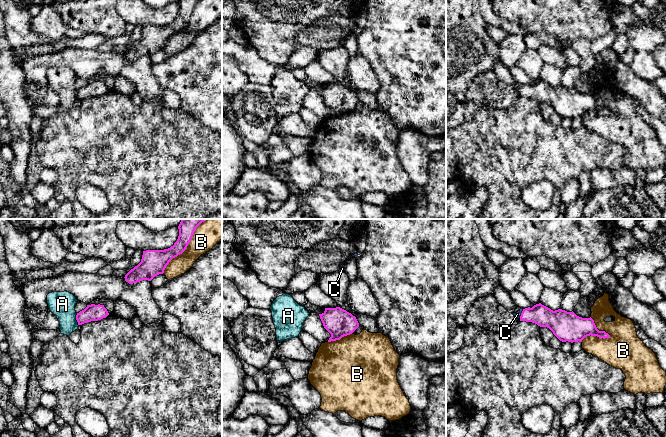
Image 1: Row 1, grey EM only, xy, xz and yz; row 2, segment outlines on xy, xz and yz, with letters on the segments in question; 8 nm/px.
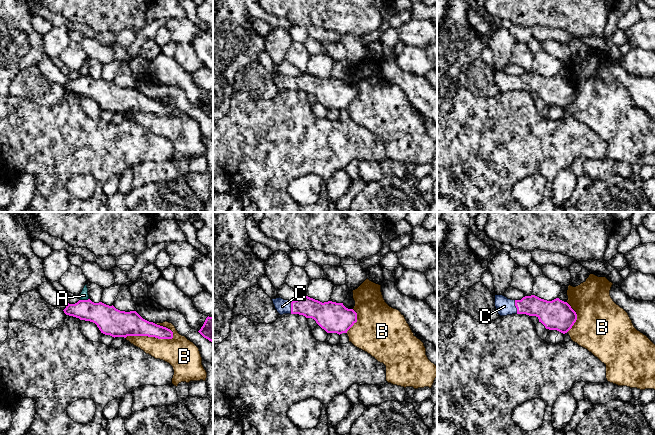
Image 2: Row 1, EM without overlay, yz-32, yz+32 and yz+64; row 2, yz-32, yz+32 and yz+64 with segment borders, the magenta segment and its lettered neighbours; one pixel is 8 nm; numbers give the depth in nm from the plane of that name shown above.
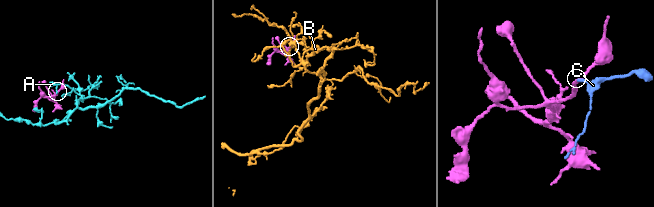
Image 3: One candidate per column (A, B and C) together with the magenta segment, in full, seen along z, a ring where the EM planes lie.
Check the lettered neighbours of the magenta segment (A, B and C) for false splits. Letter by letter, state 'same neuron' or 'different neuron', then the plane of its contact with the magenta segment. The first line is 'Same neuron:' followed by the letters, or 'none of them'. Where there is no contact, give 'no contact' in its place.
Same neuron: C
A: different neuron; meets magenta in xy
B: different neuron; meets magenta in yz
C: same neuron; meets magenta in yz

